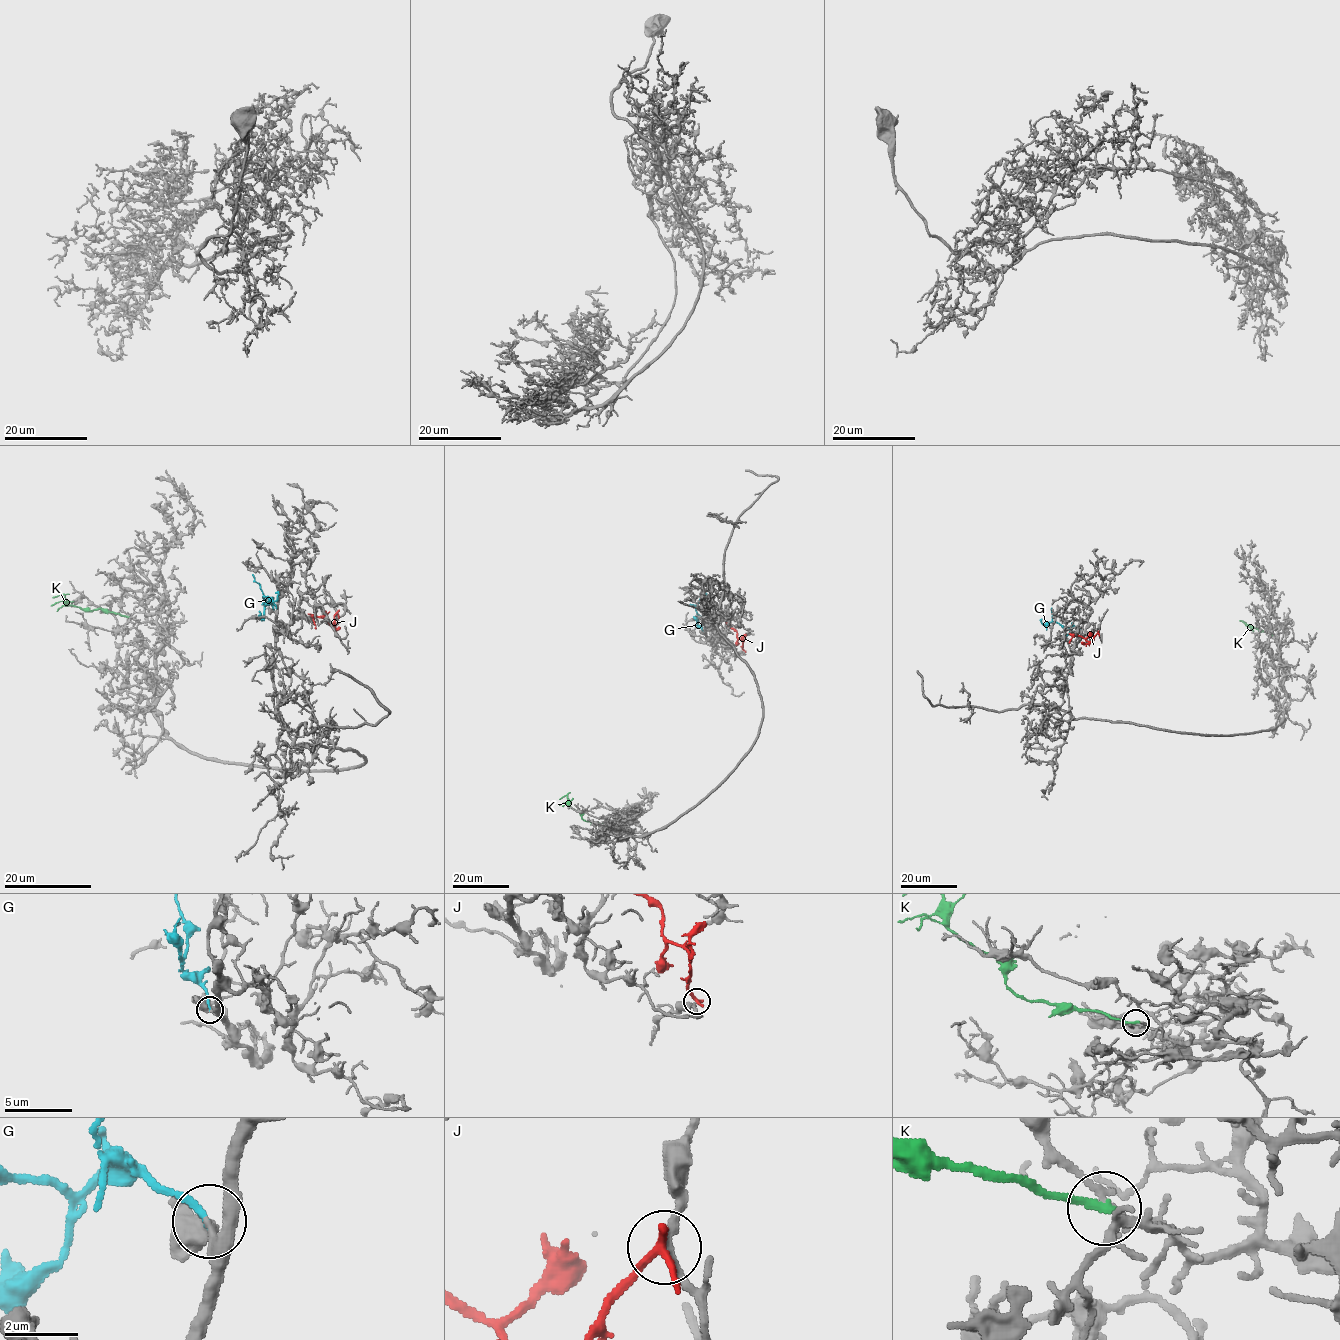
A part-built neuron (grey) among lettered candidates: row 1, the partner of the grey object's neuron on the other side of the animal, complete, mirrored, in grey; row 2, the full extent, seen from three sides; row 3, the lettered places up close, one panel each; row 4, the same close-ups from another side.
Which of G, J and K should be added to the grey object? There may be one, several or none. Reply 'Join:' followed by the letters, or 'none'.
Join: G

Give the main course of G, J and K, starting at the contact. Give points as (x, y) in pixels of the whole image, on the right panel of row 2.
G: (1080, 630), (1051, 622), (1044, 625), (1041, 619)
J: (1098, 632), (1090, 642), (1074, 635), (1069, 643)
K: (1272, 635), (1269, 630), (1260, 631), (1246, 622)

